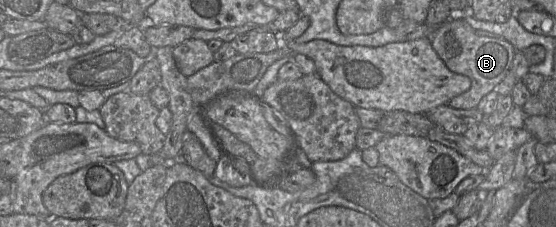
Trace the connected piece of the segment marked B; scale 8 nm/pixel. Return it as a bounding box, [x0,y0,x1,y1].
[431,16,516,109]

